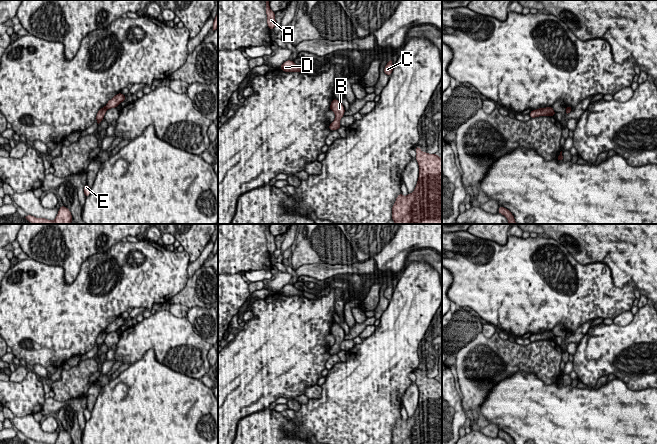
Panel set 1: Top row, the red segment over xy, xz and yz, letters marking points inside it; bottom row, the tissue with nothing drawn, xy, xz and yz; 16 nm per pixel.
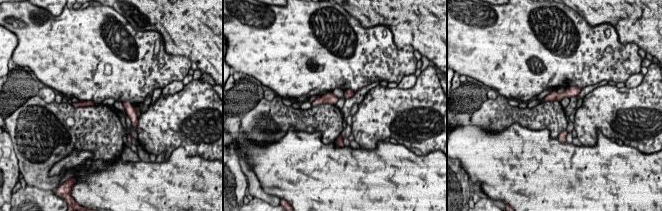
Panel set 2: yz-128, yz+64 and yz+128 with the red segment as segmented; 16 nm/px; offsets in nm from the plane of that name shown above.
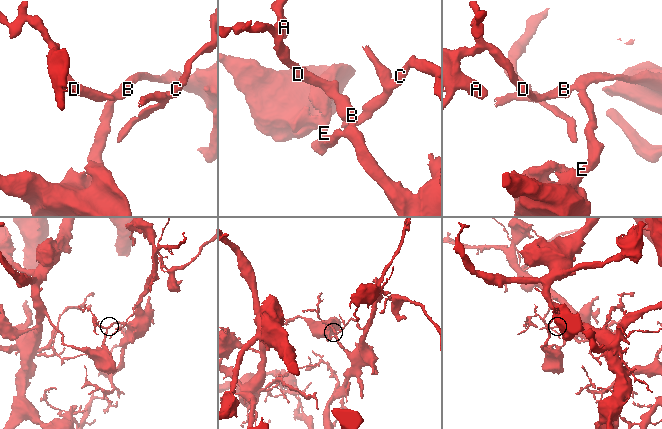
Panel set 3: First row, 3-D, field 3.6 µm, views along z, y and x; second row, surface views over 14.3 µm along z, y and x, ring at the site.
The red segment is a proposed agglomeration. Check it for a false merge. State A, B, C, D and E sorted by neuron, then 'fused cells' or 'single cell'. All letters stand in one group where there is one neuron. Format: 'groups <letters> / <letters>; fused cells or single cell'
groups A B C D / E; fused cells

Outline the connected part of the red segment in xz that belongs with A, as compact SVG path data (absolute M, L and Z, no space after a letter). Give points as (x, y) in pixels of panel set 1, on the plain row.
M265 224L266 225L266 238L267 238L267 248L270 254L273 254L274 251L277 249L276 244L275 244L275 236L273 236L270 233L269 226L270 224Z

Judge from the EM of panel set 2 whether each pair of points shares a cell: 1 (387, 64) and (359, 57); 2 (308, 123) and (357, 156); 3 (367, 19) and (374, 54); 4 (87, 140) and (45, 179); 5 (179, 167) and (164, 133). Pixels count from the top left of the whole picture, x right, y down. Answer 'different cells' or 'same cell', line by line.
1: same cell
2: different cells
3: different cells
4: same cell
5: different cells

